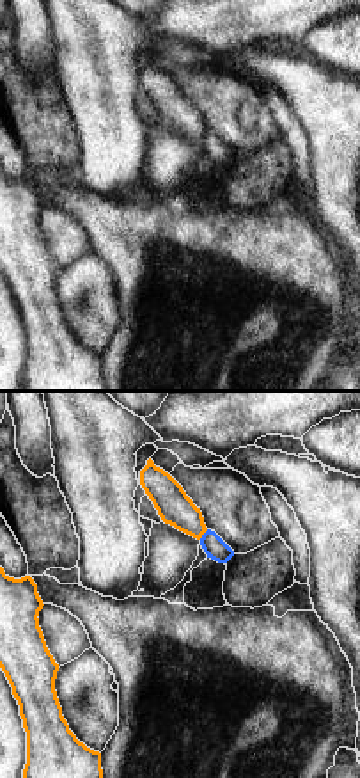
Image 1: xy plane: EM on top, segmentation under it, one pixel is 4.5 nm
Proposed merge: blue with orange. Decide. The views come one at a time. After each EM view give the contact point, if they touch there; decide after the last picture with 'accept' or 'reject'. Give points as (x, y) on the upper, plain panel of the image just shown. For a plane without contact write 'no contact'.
contact (203, 137)

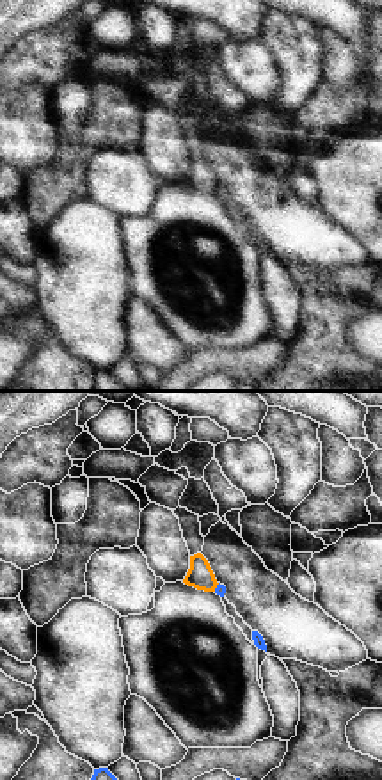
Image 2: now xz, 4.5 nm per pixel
contact (217, 189)

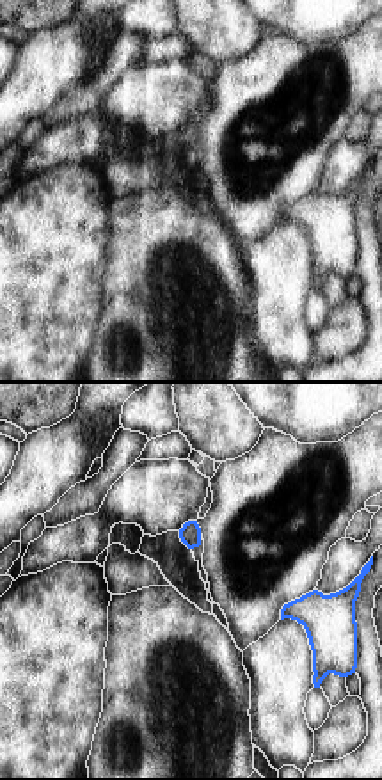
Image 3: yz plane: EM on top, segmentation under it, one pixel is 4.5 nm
no contact

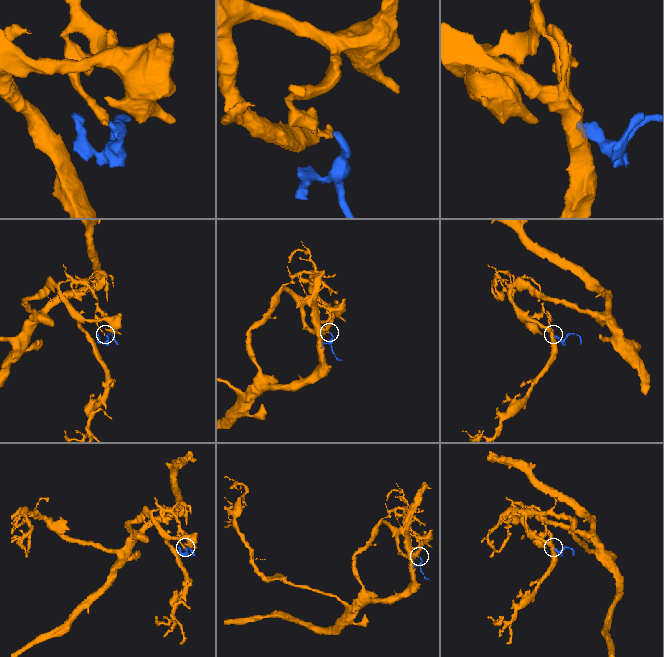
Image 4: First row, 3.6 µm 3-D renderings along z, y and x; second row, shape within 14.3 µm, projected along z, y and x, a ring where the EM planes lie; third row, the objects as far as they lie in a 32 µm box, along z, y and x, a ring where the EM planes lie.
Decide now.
reject

